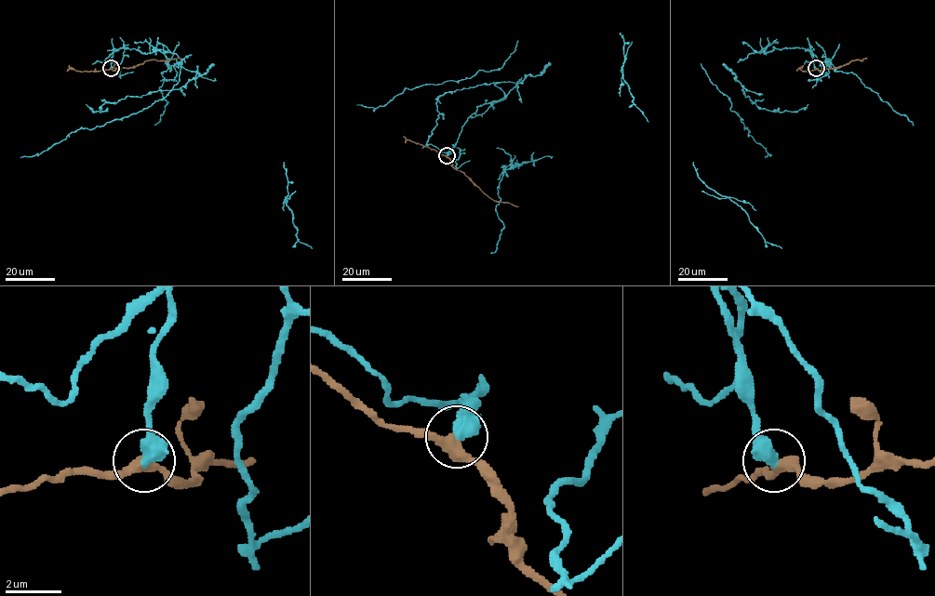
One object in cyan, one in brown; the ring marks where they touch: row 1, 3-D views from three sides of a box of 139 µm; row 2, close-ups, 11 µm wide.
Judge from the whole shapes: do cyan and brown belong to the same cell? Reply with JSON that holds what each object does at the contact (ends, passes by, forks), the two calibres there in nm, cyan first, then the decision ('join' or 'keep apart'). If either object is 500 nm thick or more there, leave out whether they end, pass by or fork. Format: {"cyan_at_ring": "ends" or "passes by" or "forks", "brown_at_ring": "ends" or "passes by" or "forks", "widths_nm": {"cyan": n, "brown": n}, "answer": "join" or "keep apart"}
{"widths_nm": {"cyan": 550, "brown": 360}, "answer": "keep apart"}

